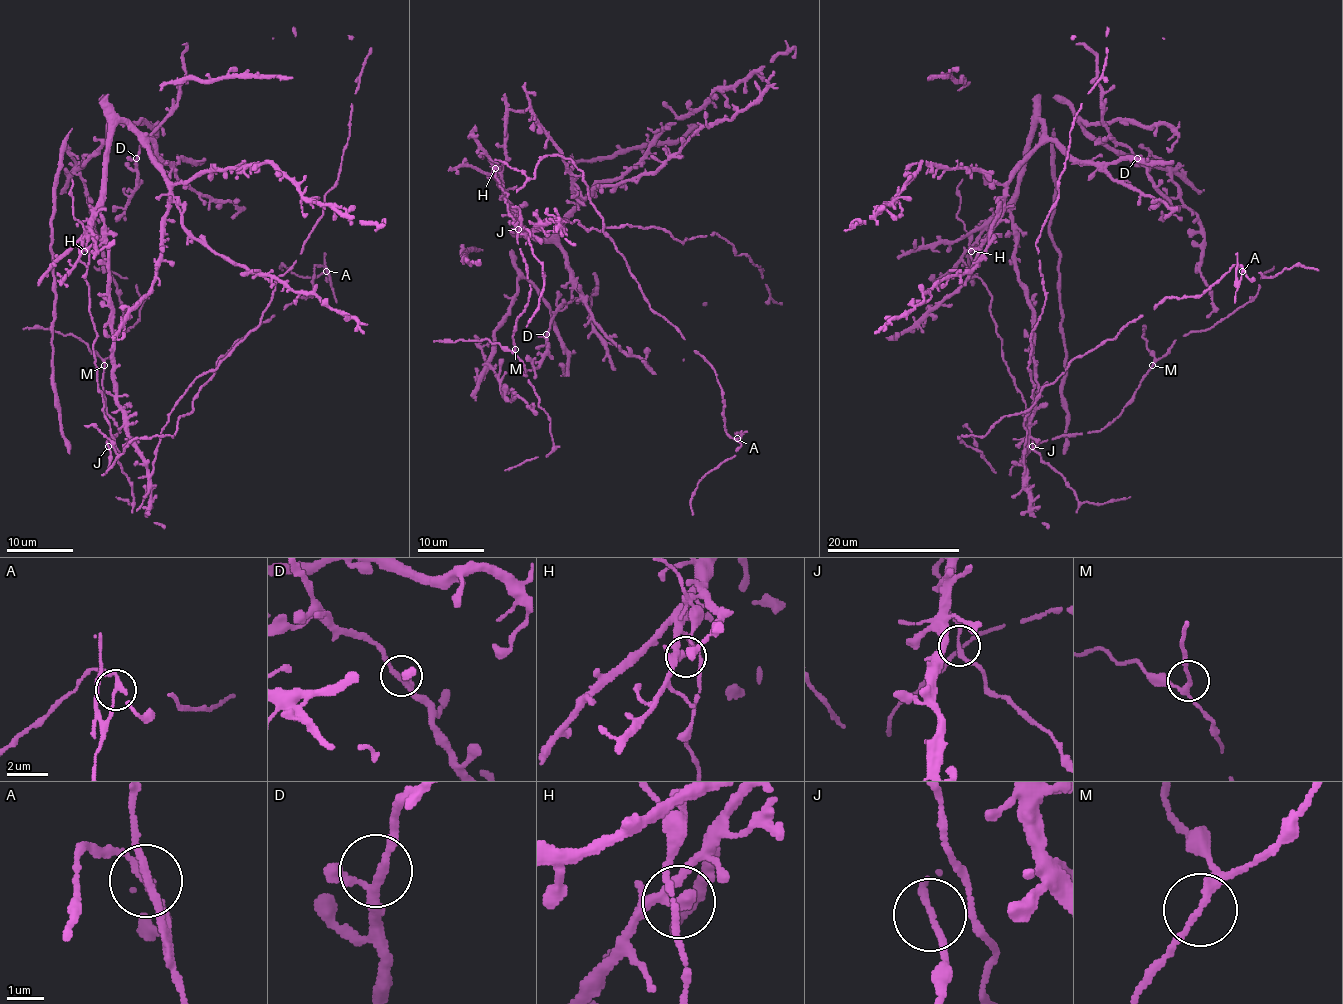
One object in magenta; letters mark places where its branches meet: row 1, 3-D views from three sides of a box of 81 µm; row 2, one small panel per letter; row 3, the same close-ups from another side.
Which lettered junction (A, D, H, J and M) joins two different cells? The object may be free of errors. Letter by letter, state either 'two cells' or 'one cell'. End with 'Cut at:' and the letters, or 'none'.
A: two cells
D: one cell
H: one cell
J: one cell
M: one cell
Cut at: A

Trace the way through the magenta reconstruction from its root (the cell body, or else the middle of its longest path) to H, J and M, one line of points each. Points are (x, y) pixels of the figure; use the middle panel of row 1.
H: (523, 231), (518, 211), (508, 204), (507, 194), (493, 171), (495, 168)
J: (523, 231), (497, 166), (513, 224), (525, 229), (518, 229)
M: (523, 231), (497, 166), (513, 224), (525, 229), (517, 242), (530, 297), (517, 317), (515, 348)

